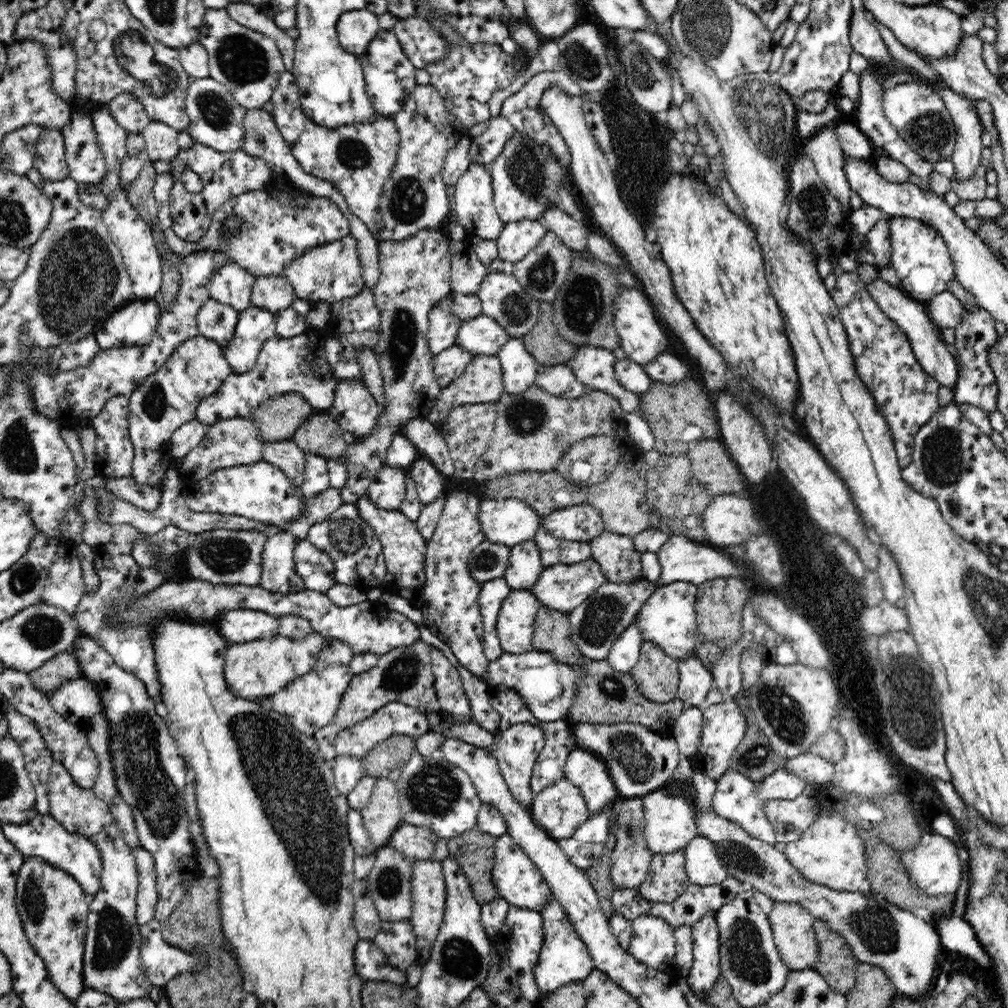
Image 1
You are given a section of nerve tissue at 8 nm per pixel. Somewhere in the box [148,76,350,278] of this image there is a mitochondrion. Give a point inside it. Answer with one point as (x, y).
(216, 111)

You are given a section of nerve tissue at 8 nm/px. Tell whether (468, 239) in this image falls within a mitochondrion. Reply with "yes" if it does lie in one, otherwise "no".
no

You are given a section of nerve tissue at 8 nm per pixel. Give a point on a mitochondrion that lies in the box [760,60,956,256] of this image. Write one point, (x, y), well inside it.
(931, 132)

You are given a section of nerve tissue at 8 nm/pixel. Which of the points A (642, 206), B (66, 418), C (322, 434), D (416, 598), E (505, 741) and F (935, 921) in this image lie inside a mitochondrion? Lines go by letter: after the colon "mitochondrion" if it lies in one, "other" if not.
A: other
B: other
C: mitochondrion
D: other
E: other
F: other

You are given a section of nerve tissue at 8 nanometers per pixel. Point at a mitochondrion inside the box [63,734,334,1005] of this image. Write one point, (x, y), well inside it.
(113, 934)

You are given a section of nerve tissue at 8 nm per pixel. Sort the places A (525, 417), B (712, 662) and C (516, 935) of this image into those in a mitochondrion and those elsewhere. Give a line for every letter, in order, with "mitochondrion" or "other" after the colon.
A: mitochondrion
B: other
C: other

